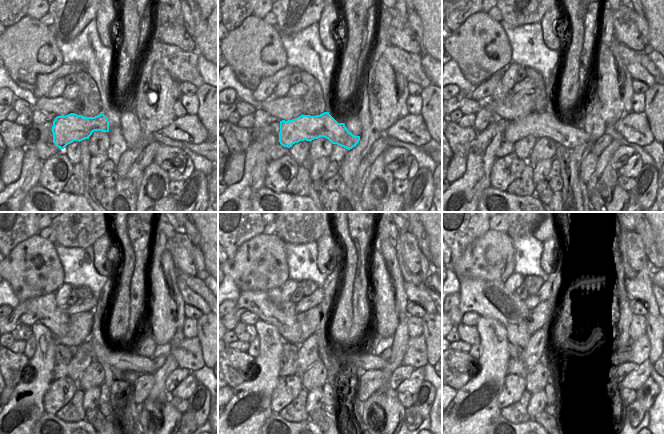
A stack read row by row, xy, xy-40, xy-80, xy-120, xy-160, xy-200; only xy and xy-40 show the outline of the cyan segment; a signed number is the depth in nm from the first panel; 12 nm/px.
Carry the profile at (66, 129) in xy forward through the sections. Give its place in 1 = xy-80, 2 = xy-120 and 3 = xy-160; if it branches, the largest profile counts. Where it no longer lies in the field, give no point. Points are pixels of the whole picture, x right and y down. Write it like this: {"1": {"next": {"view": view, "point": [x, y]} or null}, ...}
{"1": {"next": {"view": "xy-80", "point": [547, 124]}}, "2": {"next": {"view": "xy-120", "point": [103, 351]}}, "3": {"next": {"view": "xy-160", "point": [347, 361]}}}

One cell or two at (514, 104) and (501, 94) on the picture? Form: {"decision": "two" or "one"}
{"decision": "two"}

